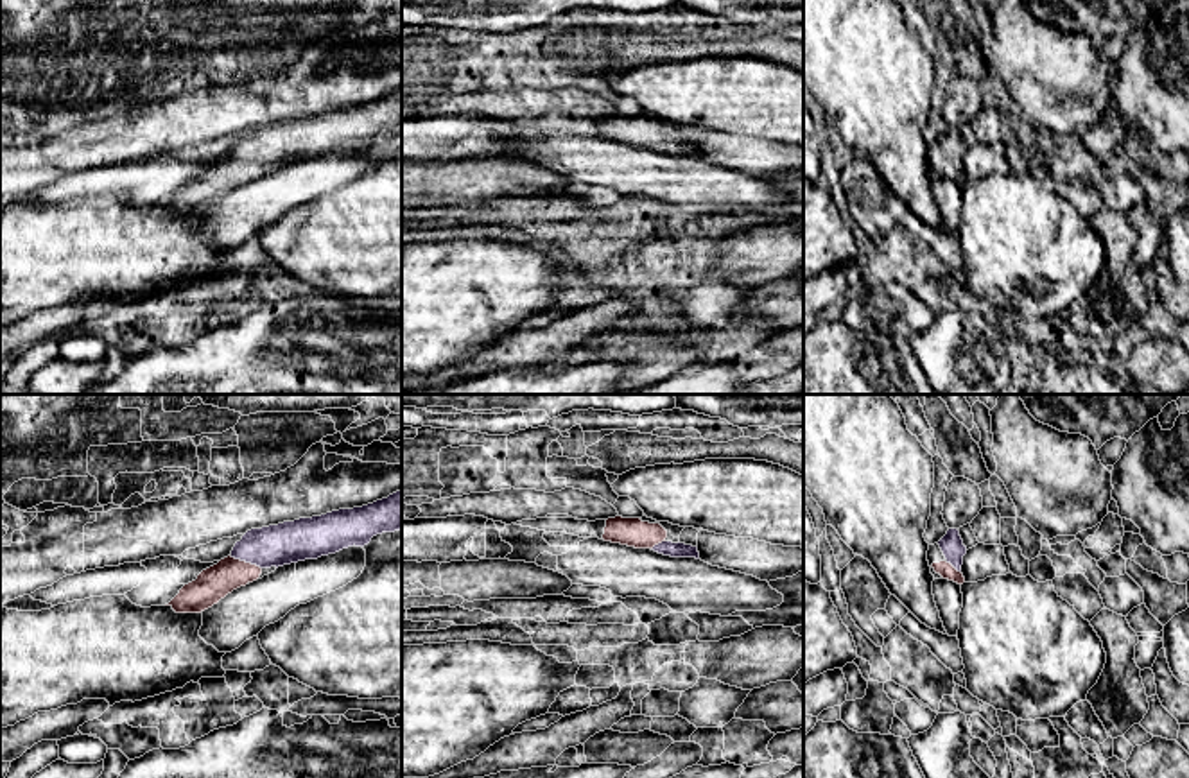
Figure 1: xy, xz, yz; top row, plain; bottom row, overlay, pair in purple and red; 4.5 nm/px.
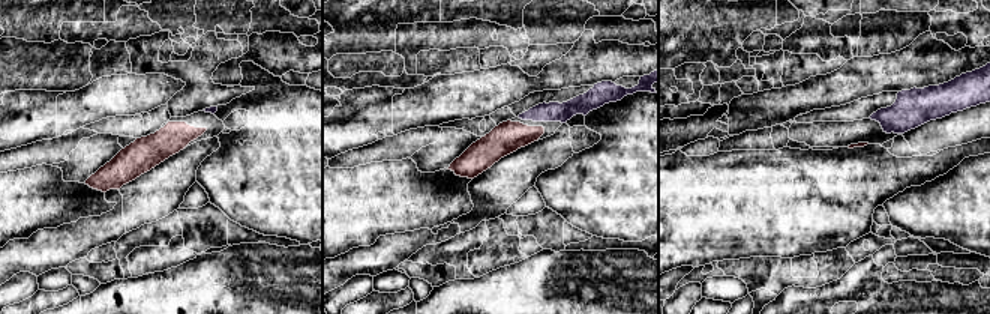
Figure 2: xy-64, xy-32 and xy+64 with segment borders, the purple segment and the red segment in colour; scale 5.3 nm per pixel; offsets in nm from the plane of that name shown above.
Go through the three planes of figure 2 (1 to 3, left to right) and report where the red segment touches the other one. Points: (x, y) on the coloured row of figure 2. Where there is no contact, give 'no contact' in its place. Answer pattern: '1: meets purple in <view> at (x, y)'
1: no contact
2: no contact
3: no contact

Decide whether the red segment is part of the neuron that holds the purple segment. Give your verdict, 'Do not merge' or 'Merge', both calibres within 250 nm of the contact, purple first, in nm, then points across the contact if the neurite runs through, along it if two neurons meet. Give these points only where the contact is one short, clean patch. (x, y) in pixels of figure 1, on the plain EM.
Merge. Thickness 190 nm (purple) against 150 nm. Path across: xy (289, 140), (260, 146), (246, 160), (214, 181)

